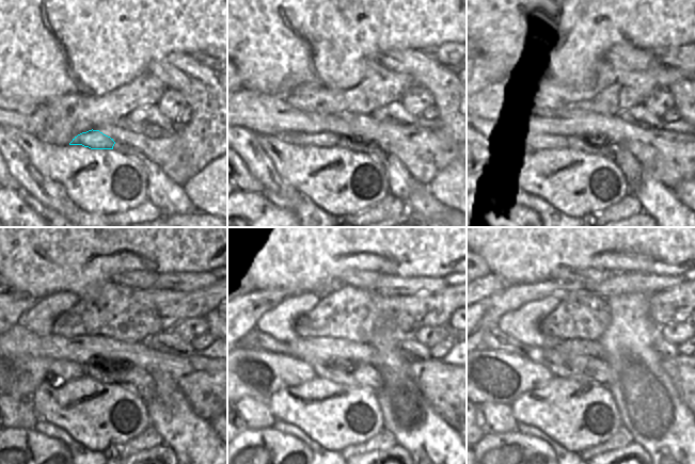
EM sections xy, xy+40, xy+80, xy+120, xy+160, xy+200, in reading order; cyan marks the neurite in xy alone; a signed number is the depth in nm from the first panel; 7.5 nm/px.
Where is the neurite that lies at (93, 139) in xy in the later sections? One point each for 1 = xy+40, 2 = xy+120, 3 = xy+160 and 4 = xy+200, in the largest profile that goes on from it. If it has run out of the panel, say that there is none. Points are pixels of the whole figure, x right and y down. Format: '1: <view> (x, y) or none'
1: xy+40 (322, 139)
2: xy+120 (19, 378)
3: xy+160 (256, 373)
4: xy+200 (488, 376)

